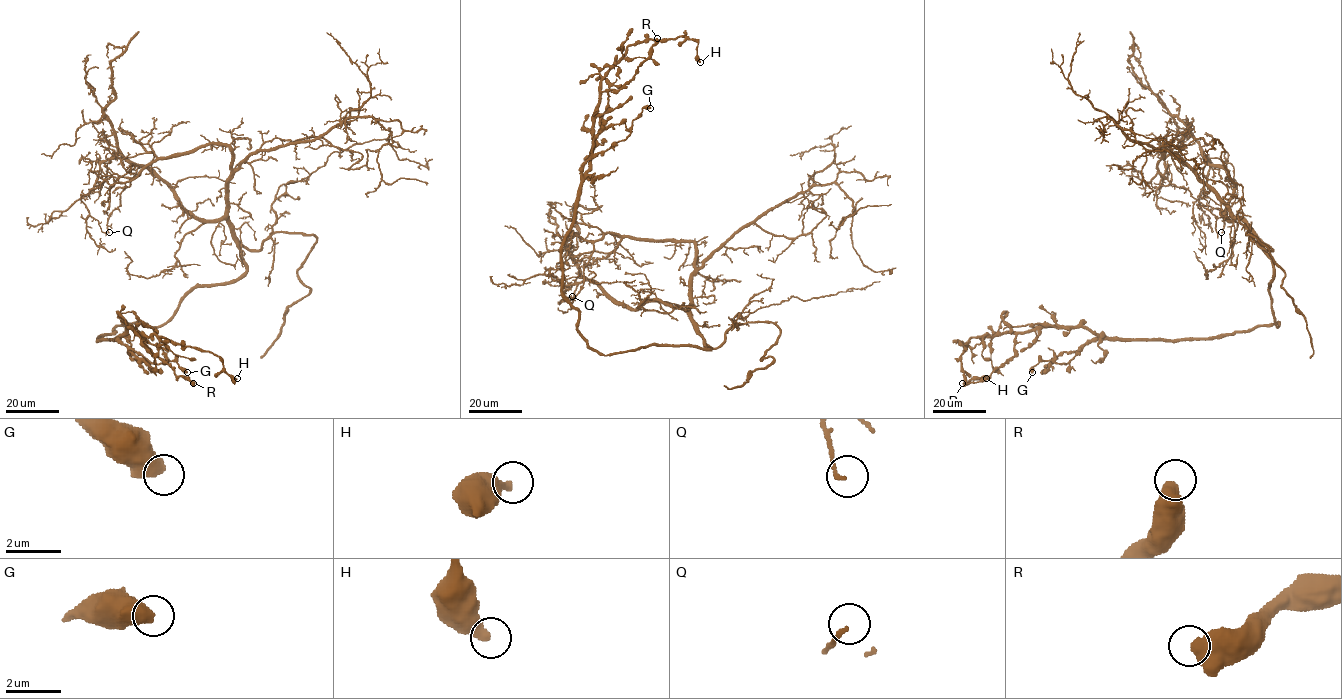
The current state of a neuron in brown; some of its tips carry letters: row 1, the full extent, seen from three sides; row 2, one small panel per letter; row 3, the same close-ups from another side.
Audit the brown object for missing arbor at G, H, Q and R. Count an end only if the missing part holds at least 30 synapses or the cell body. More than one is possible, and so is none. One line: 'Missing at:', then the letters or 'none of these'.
Missing at: none of these

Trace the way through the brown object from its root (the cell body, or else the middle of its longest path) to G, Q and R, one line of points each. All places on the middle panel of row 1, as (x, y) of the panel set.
G: (652, 345), (594, 351), (562, 291), (561, 267), (583, 165), (624, 140), (642, 109), (650, 108)
Q: (652, 345), (709, 348), (690, 315), (692, 241), (606, 233), (594, 243), (583, 285), (572, 296)
R: (652, 345), (606, 355), (588, 345), (562, 291), (561, 243), (589, 166), (599, 94), (622, 88), (657, 38)

